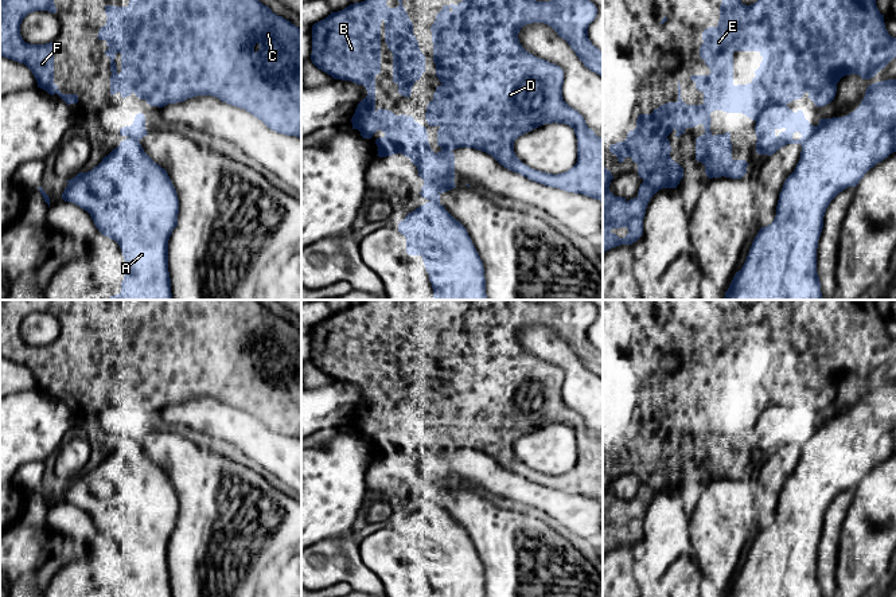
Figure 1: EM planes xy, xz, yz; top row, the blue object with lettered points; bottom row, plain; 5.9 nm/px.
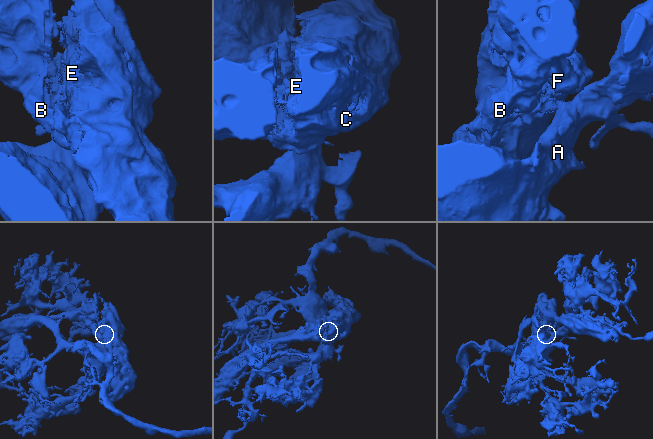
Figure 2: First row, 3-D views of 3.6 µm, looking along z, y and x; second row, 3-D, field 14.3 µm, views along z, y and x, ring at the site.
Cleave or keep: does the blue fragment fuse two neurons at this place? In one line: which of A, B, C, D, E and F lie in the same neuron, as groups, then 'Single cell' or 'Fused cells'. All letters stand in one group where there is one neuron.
Groups: A / B C D E F. Fused cells

